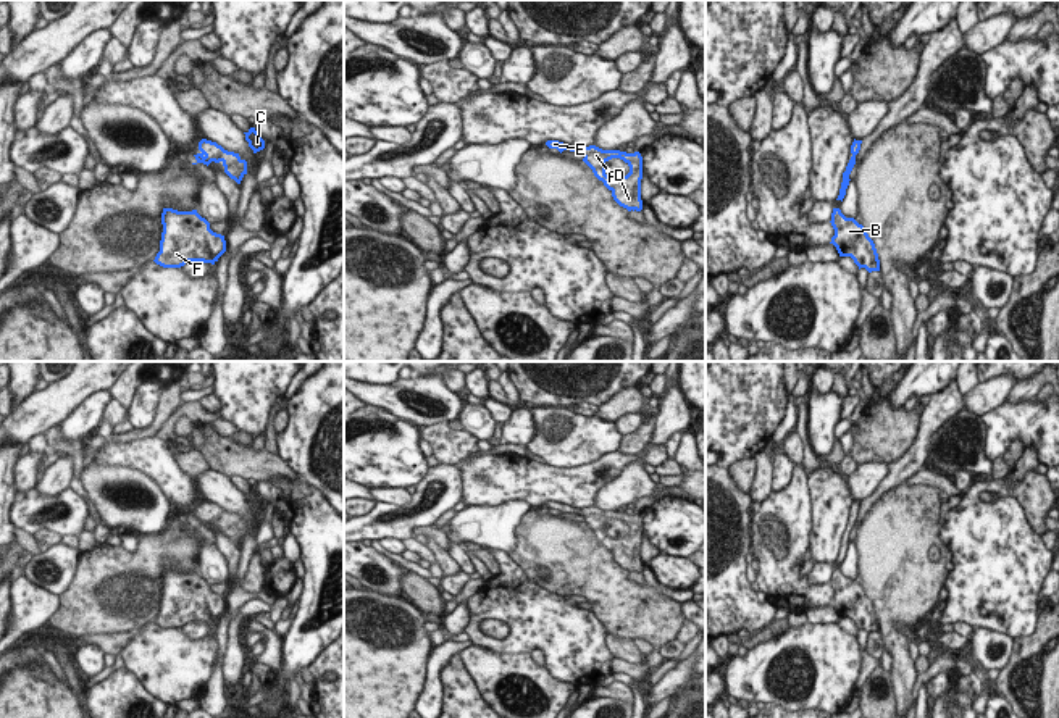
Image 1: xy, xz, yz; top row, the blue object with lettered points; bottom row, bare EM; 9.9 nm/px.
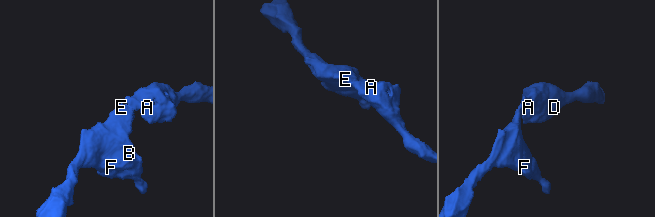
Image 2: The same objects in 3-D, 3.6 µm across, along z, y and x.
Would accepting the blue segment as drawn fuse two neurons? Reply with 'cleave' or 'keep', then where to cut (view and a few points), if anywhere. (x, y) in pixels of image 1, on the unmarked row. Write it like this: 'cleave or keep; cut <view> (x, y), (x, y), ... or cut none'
keep; cut none

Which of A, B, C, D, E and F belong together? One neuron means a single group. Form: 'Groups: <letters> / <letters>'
Groups: A B C D E F.

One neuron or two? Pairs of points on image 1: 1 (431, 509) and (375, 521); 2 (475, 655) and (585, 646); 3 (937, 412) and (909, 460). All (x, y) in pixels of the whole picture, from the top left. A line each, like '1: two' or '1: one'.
1: one
2: two
3: one

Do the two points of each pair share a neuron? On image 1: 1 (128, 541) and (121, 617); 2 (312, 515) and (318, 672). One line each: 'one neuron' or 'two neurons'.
1: two neurons
2: two neurons

